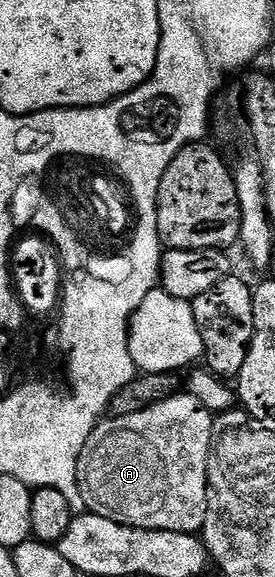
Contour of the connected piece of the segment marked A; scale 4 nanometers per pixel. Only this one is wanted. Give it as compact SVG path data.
M181 391L176 396L158 403L154 407L146 407L146 411L138 411L138 415L109 416L107 419L101 420L96 430L90 435L90 439L86 439L86 447L82 451L76 472L85 510L102 519L110 519L114 523L122 523L126 527L134 527L135 529L199 534L204 528L204 520L208 510L208 452L212 450L213 420L214 414L206 407L202 407L202 403L198 403L198 399L194 399L187 391Z

